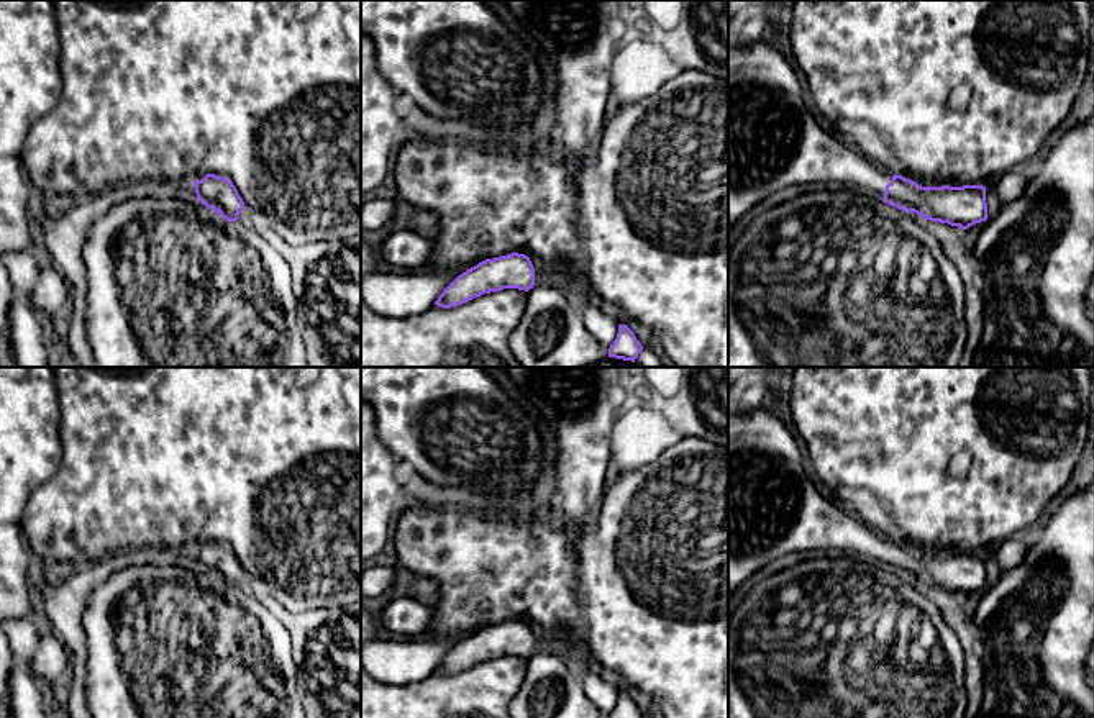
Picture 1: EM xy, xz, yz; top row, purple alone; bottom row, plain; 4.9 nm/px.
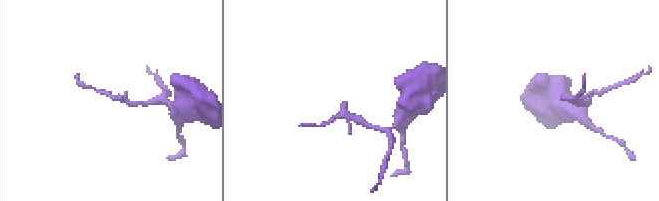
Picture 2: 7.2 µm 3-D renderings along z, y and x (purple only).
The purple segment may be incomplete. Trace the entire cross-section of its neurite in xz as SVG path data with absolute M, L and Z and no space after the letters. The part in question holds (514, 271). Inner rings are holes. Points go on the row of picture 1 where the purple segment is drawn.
M512 252L485 259L458 275L438 297L435 305L451 308L476 297L504 289L528 292L535 285L535 267L528 256Z

